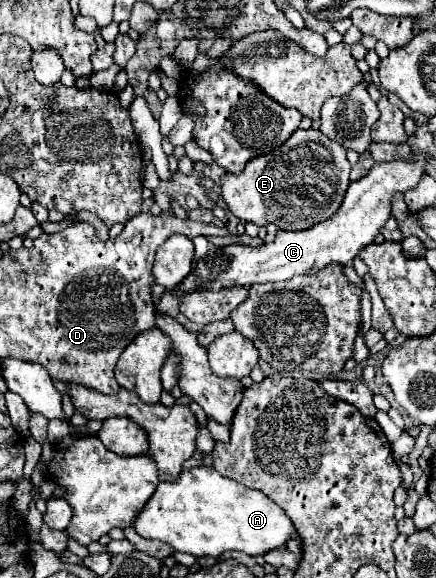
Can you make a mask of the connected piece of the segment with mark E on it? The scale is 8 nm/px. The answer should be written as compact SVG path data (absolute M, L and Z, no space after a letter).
M298 129L274 151L252 159L242 173L224 173L220 177L222 197L230 211L256 225L276 223L280 229L308 229L334 215L348 189L350 163L340 143L320 135L320 131Z

